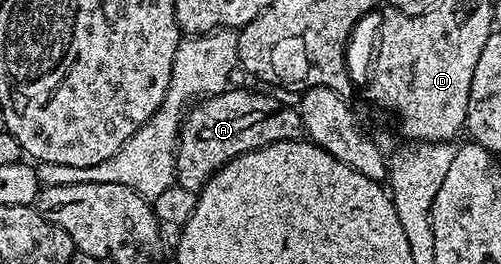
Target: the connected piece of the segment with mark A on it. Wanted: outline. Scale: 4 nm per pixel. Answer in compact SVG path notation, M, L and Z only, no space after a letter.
M229 88L221 94L207 95L189 109L180 126L175 185L199 192L207 184L208 177L221 170L232 158L251 150L261 150L275 142L299 139L304 133L299 109L295 105L287 106L268 94Z

